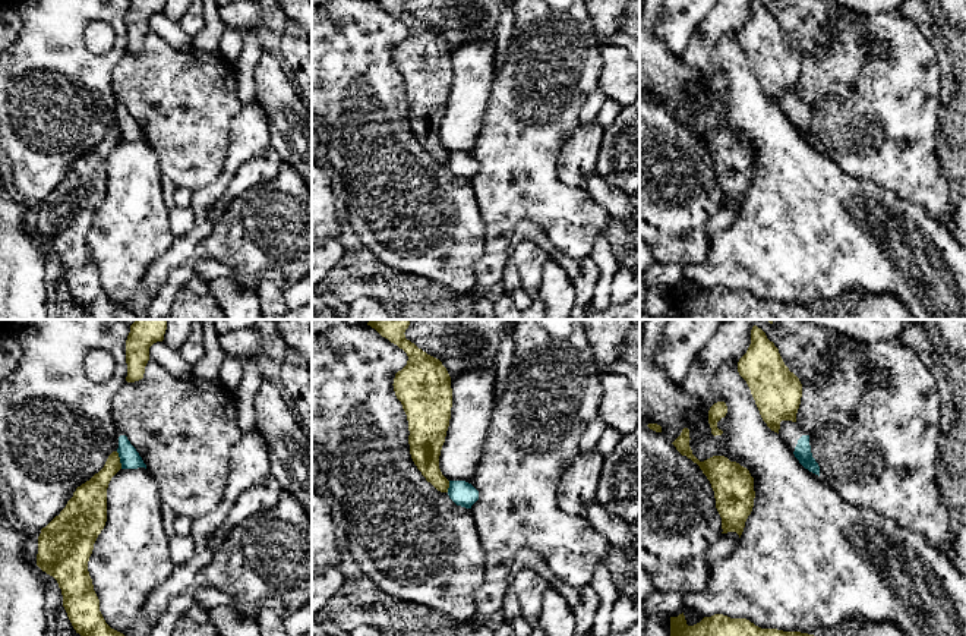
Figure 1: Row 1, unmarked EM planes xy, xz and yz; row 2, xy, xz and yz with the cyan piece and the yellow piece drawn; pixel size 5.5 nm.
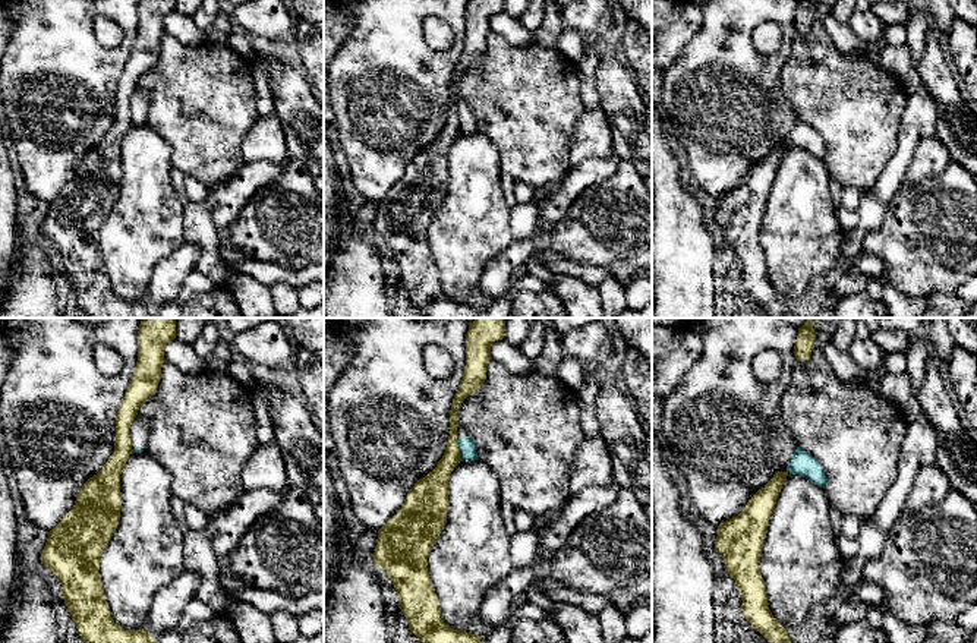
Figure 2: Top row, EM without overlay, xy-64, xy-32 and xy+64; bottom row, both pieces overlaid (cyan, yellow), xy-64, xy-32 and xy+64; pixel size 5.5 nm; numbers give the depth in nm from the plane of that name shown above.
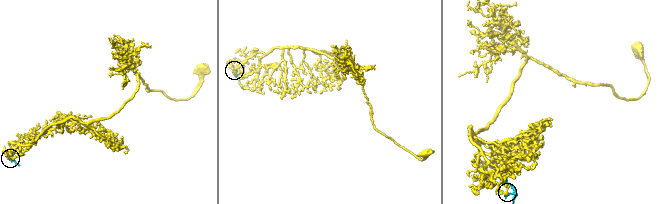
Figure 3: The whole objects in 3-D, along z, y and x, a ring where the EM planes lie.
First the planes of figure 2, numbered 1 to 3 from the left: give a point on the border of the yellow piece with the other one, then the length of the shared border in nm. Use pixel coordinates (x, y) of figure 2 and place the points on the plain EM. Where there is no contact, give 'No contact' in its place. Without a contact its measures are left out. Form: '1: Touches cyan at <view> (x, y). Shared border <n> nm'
1: No contact
2: Touches cyan at xy-32 (459, 119). Shared border 140 nm
3: No contact

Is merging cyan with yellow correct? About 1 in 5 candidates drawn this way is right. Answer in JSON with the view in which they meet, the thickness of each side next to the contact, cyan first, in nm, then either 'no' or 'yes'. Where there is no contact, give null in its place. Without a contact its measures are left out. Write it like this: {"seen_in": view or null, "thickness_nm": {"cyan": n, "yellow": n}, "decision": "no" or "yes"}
{"seen_in": "xy", "thickness_nm": {"cyan": 110, "yellow": 160}, "decision": "no"}

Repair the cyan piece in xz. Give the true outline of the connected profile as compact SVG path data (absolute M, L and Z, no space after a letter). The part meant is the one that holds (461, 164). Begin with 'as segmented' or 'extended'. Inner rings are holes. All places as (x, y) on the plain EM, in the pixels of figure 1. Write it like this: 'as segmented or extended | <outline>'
as segmented | M449 152L448 167L457 177L465 180L471 180L479 171L479 163L465 152Z

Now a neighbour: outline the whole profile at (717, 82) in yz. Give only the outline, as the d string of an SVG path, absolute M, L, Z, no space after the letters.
M717 73L714 75L710 82L708 82L708 95L711 100L711 106L716 107L722 107L723 103L717 100L717 94L724 89L727 85L727 78L724 73Z

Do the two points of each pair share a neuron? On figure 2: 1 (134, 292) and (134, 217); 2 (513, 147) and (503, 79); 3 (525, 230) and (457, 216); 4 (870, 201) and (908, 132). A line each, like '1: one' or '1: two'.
1: one
2: one
3: two
4: one

